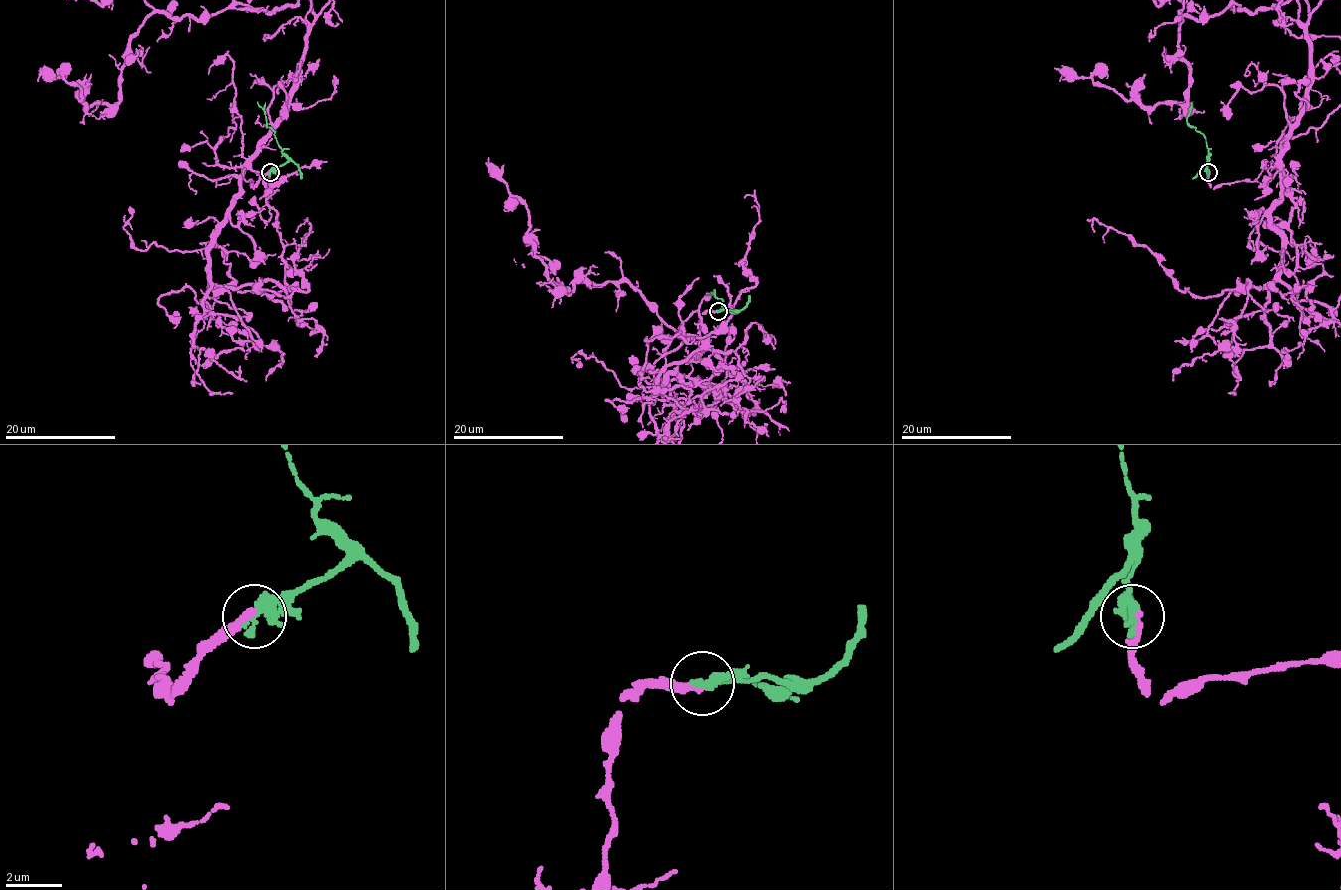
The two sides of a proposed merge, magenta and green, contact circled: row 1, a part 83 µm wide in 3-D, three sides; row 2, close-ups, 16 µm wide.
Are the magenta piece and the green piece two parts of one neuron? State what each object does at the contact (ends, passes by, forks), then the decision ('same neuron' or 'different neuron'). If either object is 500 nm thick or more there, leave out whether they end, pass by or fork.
magenta ends | green ends | same neuron

